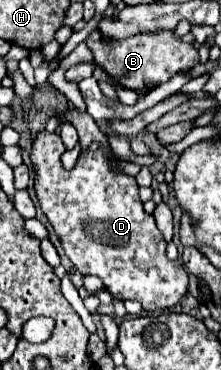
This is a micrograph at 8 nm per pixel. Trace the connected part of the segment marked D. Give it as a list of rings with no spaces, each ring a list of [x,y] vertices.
[[[39,130],[33,136],[33,172],[35,172],[35,194],[43,214],[47,216],[49,224],[53,226],[55,234],[61,240],[61,246],[73,266],[83,274],[99,276],[105,288],[117,300],[139,300],[145,312],[163,310],[179,304],[179,300],[187,294],[187,270],[181,262],[171,262],[165,256],[165,240],[159,232],[155,218],[143,210],[143,202],[139,198],[139,186],[133,176],[115,172],[109,162],[109,148],[97,150],[83,150],[71,170],[65,170],[61,164],[61,154],[65,152],[65,144],[59,134]]]

